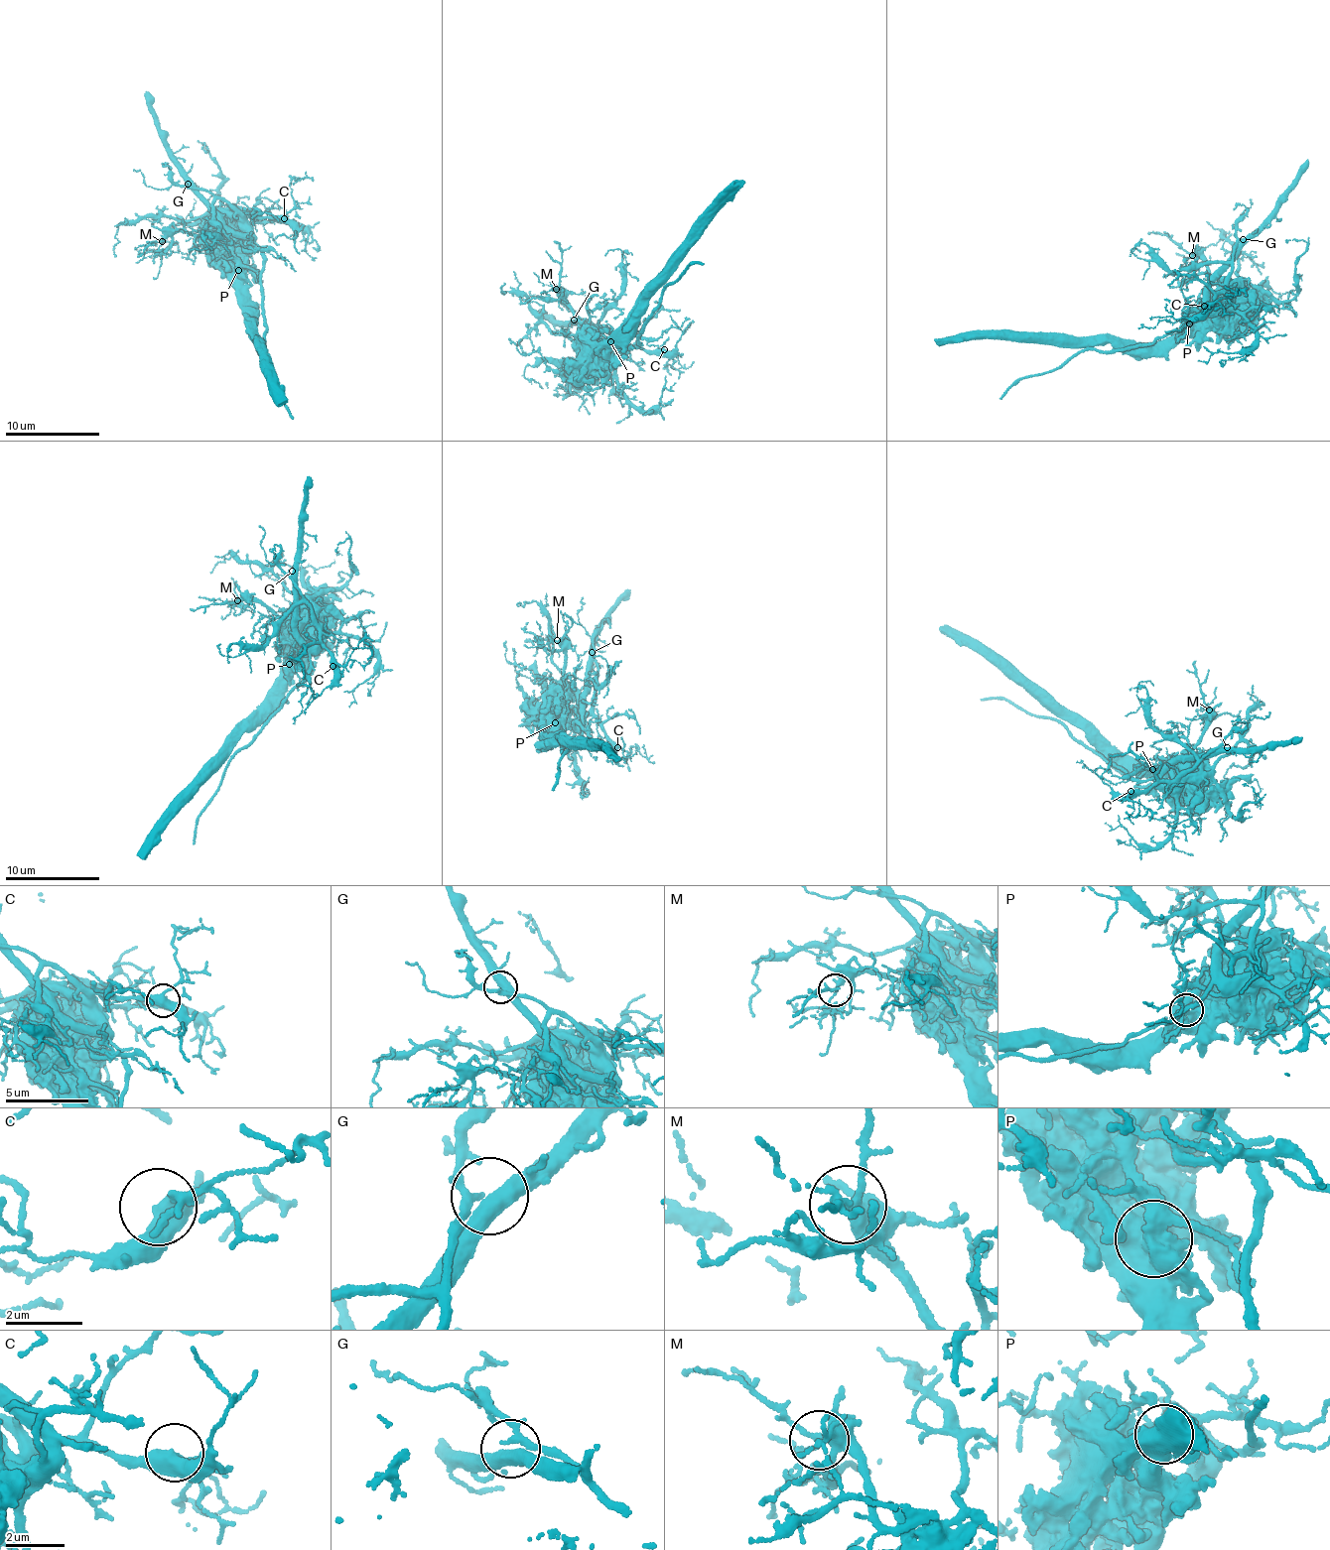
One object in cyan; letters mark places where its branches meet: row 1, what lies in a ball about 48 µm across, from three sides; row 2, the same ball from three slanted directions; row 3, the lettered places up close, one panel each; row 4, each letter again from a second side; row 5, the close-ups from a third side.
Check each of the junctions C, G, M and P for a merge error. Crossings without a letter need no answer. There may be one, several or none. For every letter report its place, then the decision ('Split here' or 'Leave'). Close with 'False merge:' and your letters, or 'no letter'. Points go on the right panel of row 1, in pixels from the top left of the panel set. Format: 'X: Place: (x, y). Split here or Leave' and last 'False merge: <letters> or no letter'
C: Place: (1204, 306). Leave
G: Place: (1243, 239). Leave
M: Place: (1192, 255). Leave
P: Place: (1189, 323). Split here
False merge: P

